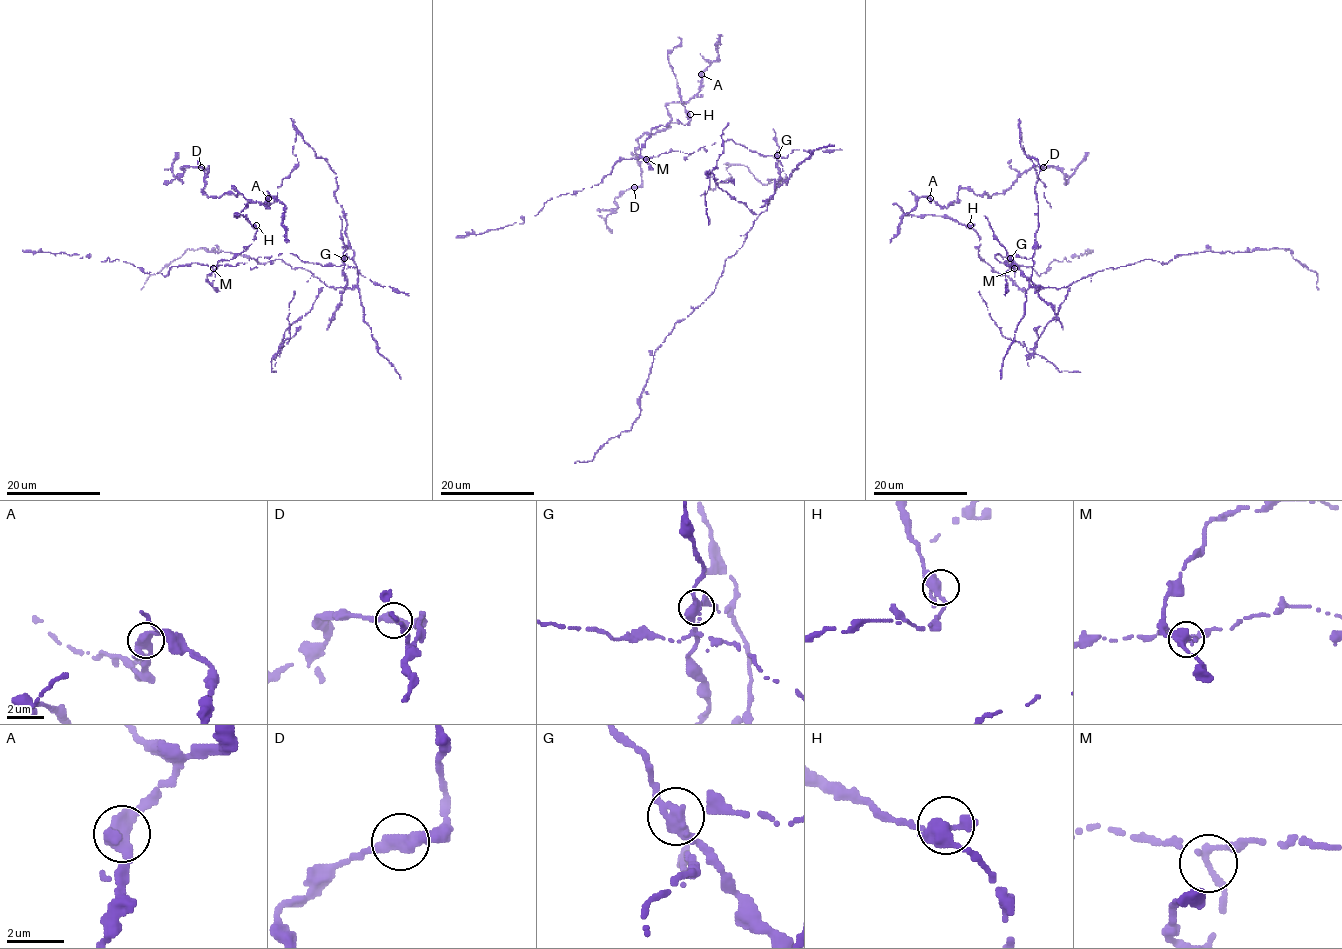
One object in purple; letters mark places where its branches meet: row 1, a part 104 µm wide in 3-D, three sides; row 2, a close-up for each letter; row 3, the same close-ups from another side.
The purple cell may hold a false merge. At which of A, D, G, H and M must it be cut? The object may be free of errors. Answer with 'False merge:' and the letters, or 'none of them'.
False merge: G

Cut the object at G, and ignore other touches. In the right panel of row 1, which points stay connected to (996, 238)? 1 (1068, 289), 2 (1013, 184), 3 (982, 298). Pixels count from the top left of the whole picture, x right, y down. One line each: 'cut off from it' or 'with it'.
1: with it
2: cut off from it
3: with it

